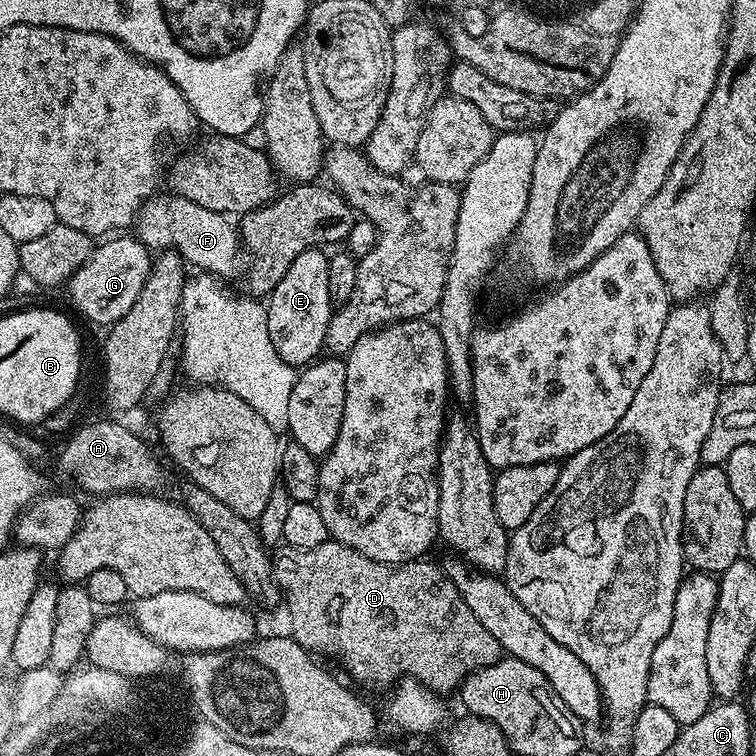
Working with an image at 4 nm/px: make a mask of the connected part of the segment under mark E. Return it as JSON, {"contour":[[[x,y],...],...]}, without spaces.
{"contour":[[[314,247],[298,254],[298,258],[290,262],[290,270],[282,274],[282,282],[278,282],[266,300],[270,339],[282,361],[293,366],[313,363],[326,348],[334,305],[330,302],[330,256],[324,252],[327,251]]]}

